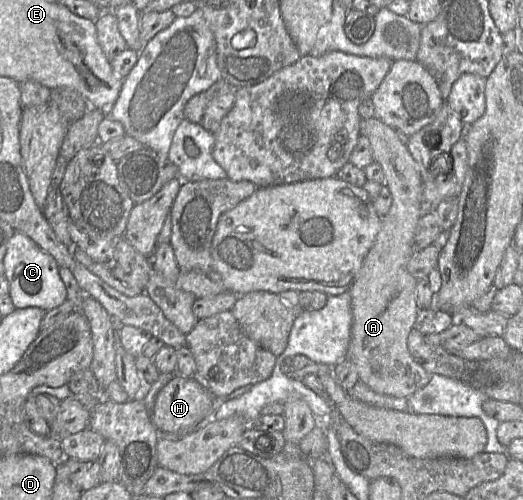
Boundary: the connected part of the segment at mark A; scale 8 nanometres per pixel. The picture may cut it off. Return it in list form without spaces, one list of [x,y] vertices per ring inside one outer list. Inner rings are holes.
[[[376,117],[362,119],[360,134],[369,139],[373,159],[382,167],[392,204],[382,218],[380,231],[364,259],[356,282],[349,289],[353,320],[345,358],[355,365],[359,381],[375,392],[408,398],[426,386],[432,377],[413,359],[407,345],[419,311],[416,303],[418,280],[408,272],[407,263],[414,254],[415,231],[425,212],[422,179],[417,163],[393,127]]]

